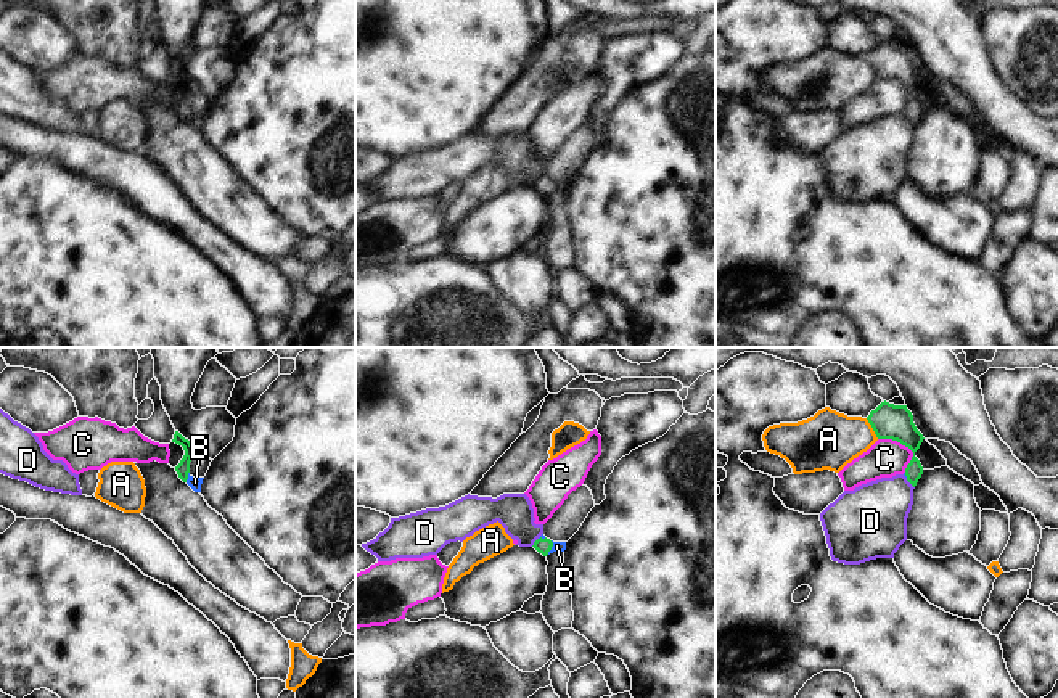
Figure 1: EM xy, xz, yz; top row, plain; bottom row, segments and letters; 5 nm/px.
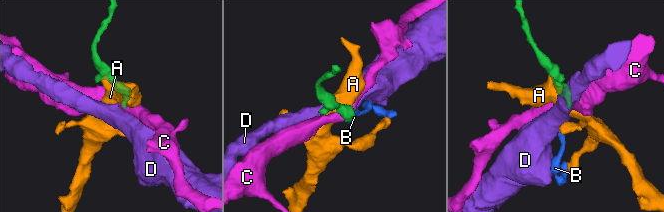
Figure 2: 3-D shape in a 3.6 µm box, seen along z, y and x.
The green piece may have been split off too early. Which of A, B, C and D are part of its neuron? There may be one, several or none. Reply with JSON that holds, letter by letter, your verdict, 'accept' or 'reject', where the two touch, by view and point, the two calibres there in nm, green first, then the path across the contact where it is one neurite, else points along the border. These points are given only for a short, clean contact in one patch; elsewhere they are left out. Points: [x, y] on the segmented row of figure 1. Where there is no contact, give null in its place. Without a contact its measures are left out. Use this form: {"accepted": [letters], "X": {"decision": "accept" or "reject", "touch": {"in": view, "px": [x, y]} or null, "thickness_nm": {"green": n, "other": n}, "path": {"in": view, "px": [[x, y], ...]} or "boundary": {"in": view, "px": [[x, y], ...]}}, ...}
{"accepted": ["B"], "A": {"decision": "reject", "touch": {"in": "yz", "px": [872, 427]}, "thickness_nm": {"green": 180, "other": 280}}, "B": {"decision": "accept", "touch": {"in": "xy", "px": [187, 476]}, "thickness_nm": {"green": 70, "other": 60}, "path": {"in": "xy", "px": [[182, 468], [187, 476], [195, 483]]}}, "C": {"decision": "reject", "touch": {"in": "yz", "px": [906, 446]}, "thickness_nm": {"green": 180, "other": 190}, "boundary": {"in": "yz", "px": [[878, 438], [896, 439], [912, 452], [906, 472]]}}, "D": {"decision": "reject", "touch": {"in": "yz", "px": [909, 481]}, "thickness_nm": {"green": 120, "other": 340}, "boundary": {"in": "yz", "px": [[906, 478], [914, 488]]}}}

